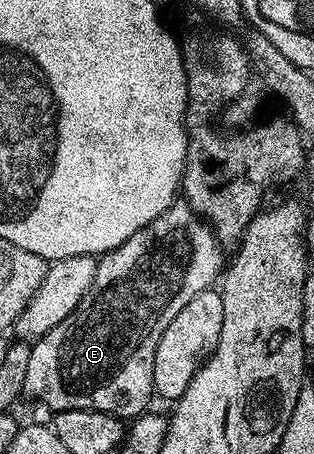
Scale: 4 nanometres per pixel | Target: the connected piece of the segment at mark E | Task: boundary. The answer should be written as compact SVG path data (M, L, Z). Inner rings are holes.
M178 199L120 247L101 254L96 275L72 315L30 345L28 375L24 375L25 396L43 401L53 411L91 409L123 419L140 416L149 407L150 397L155 396L152 363L156 359L156 343L160 343L160 335L164 335L168 323L172 323L188 299L219 280L224 269L222 249L223 242L214 230L191 205Z

